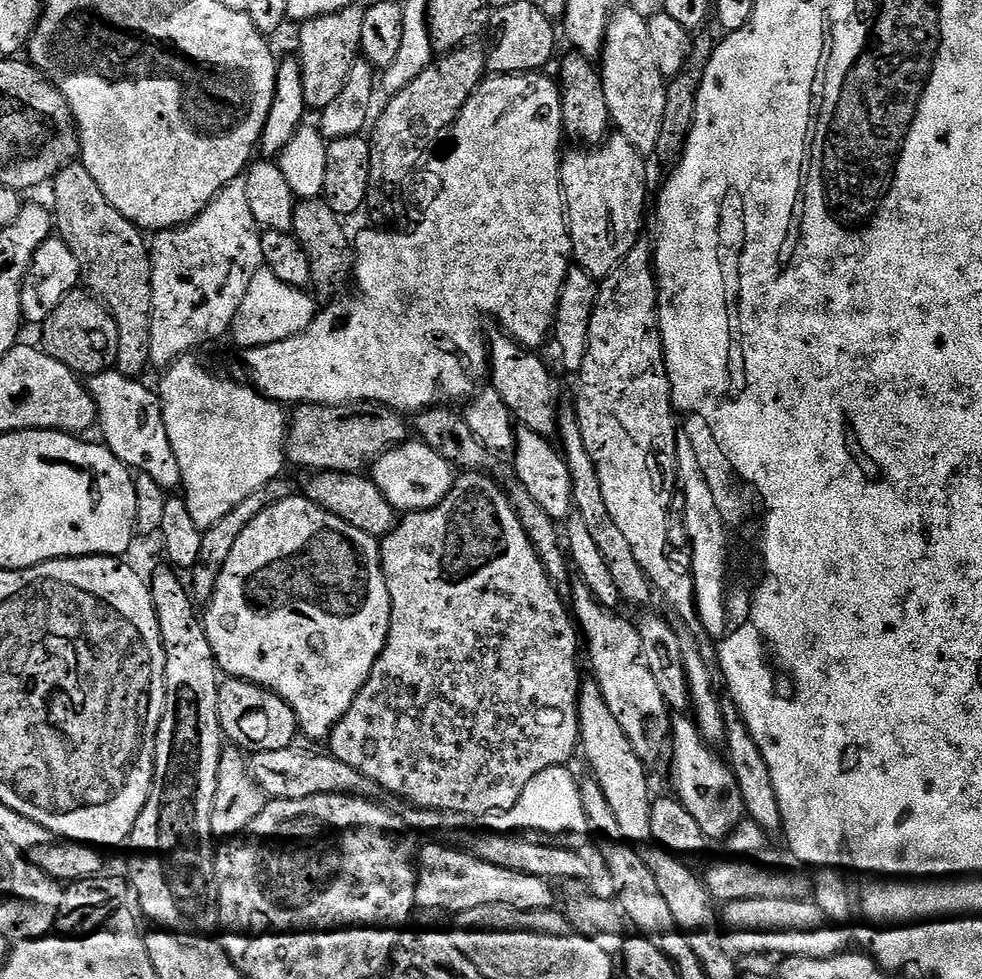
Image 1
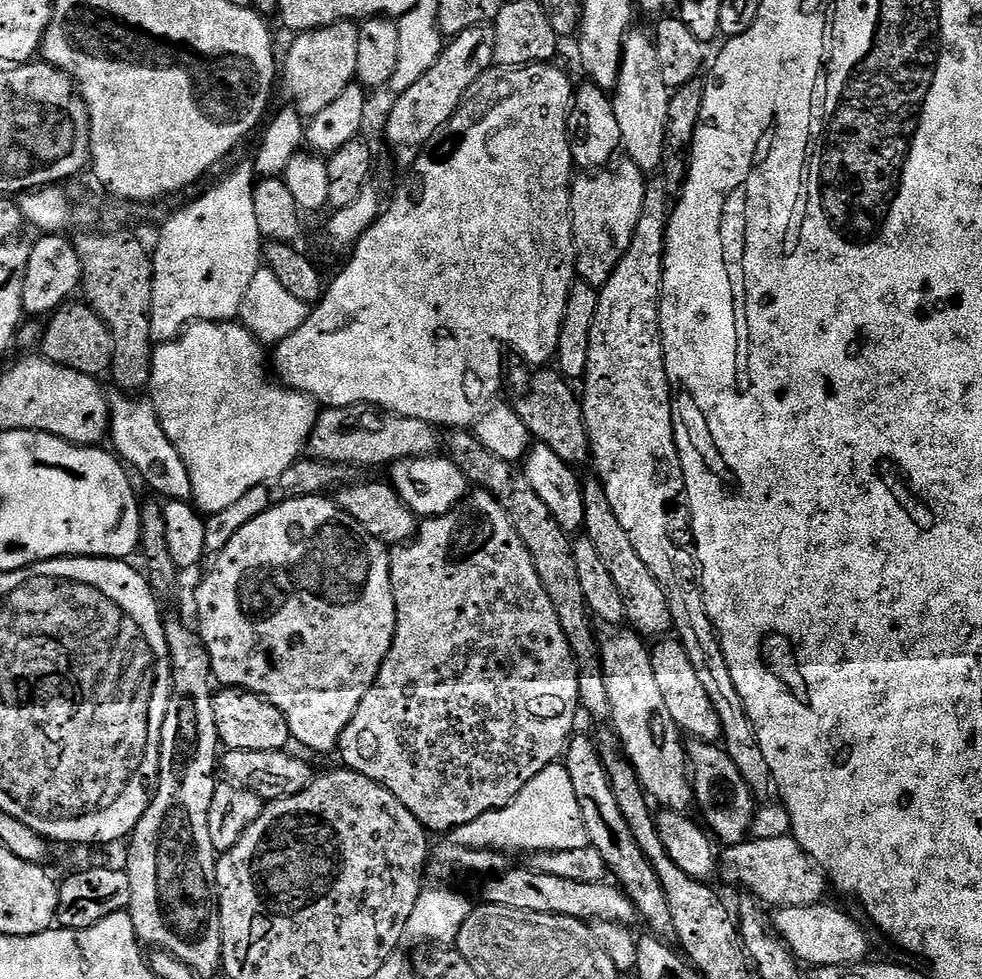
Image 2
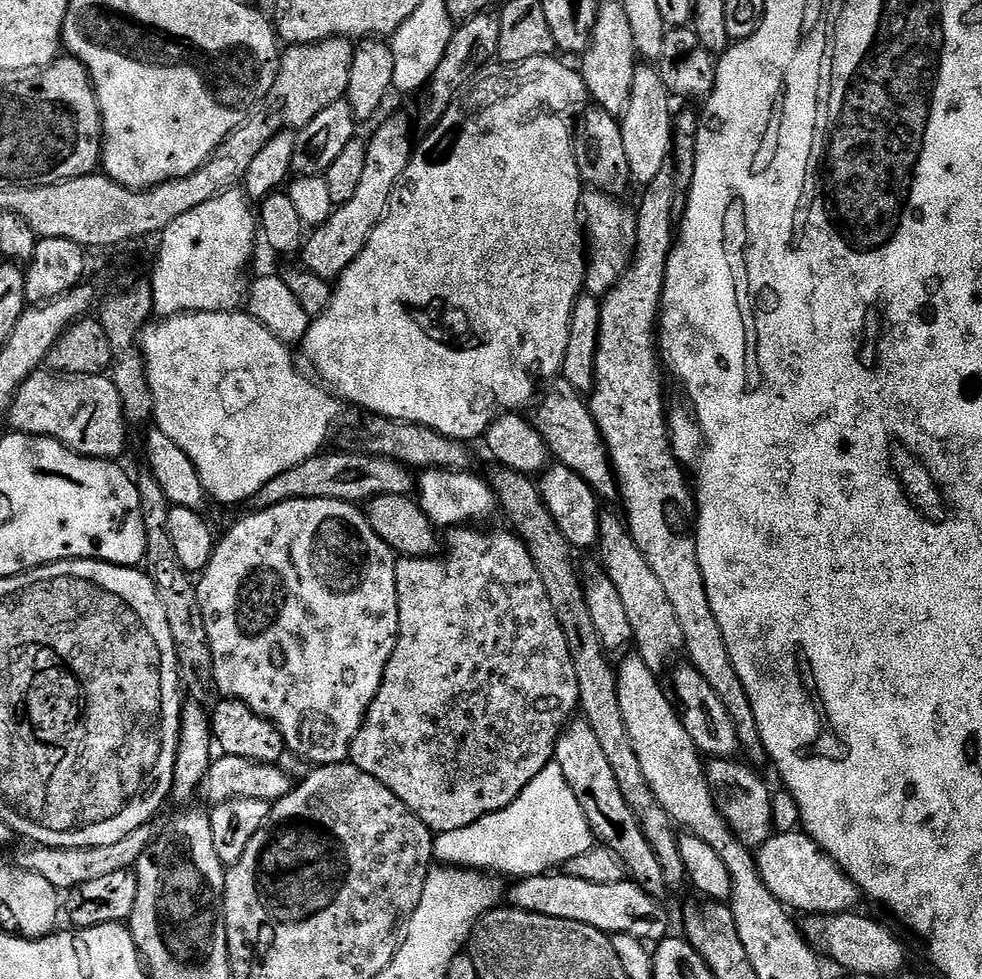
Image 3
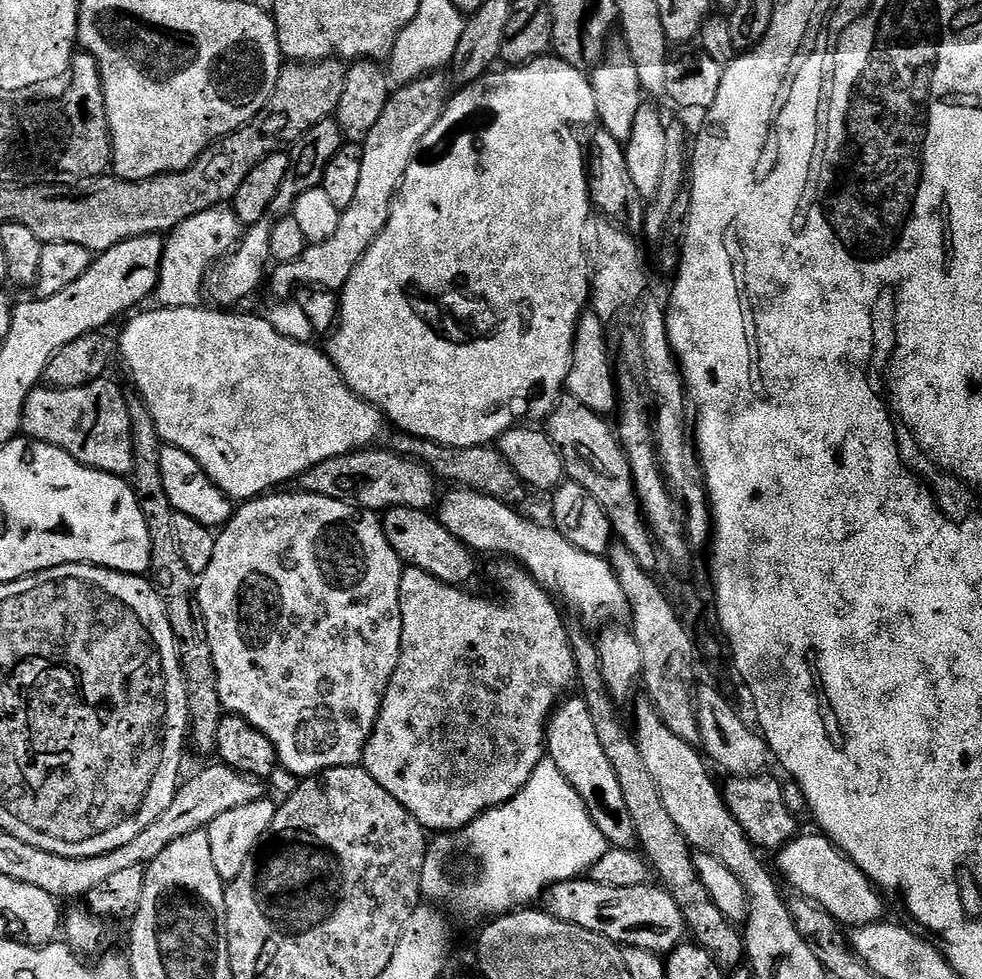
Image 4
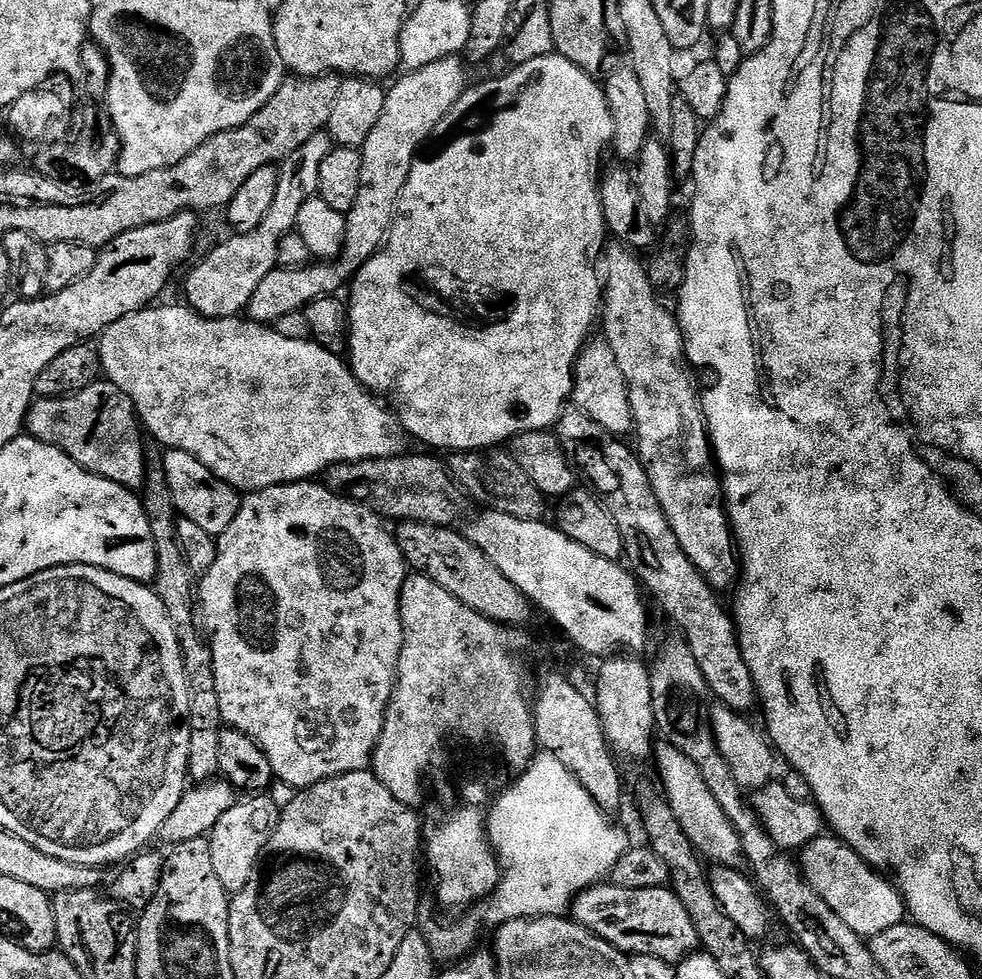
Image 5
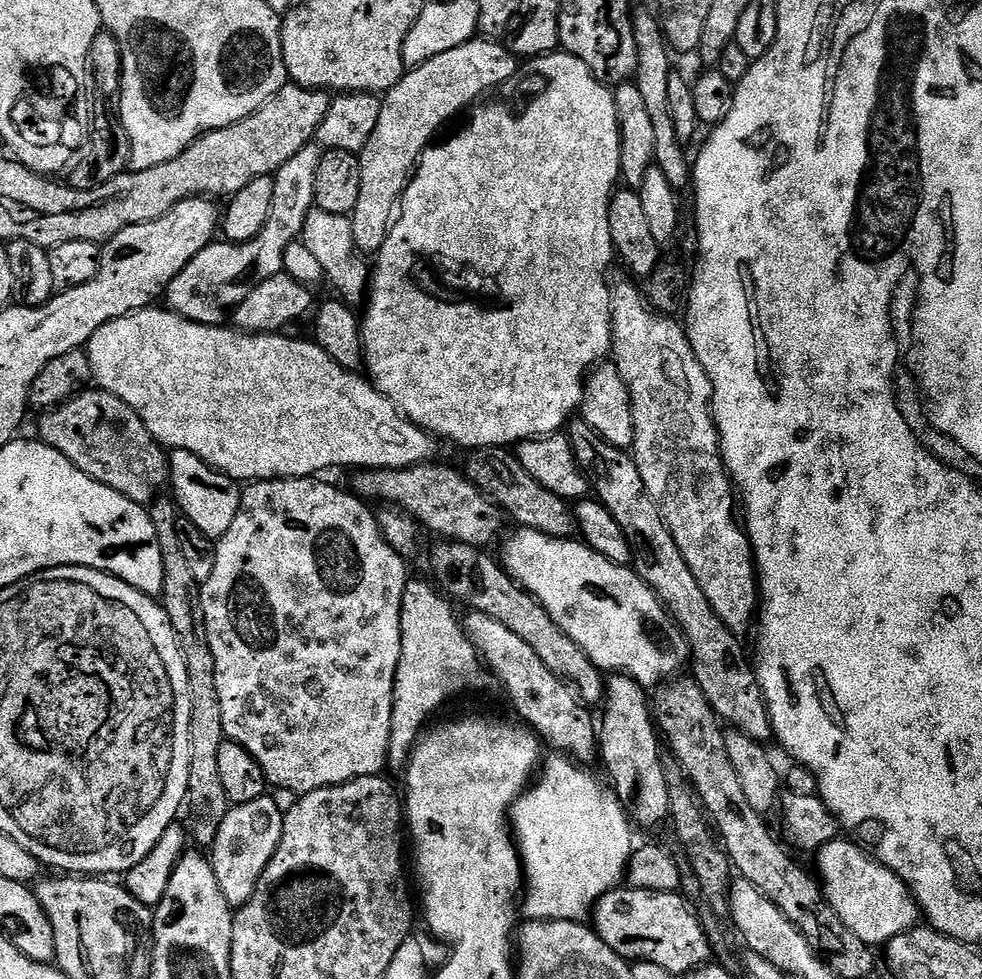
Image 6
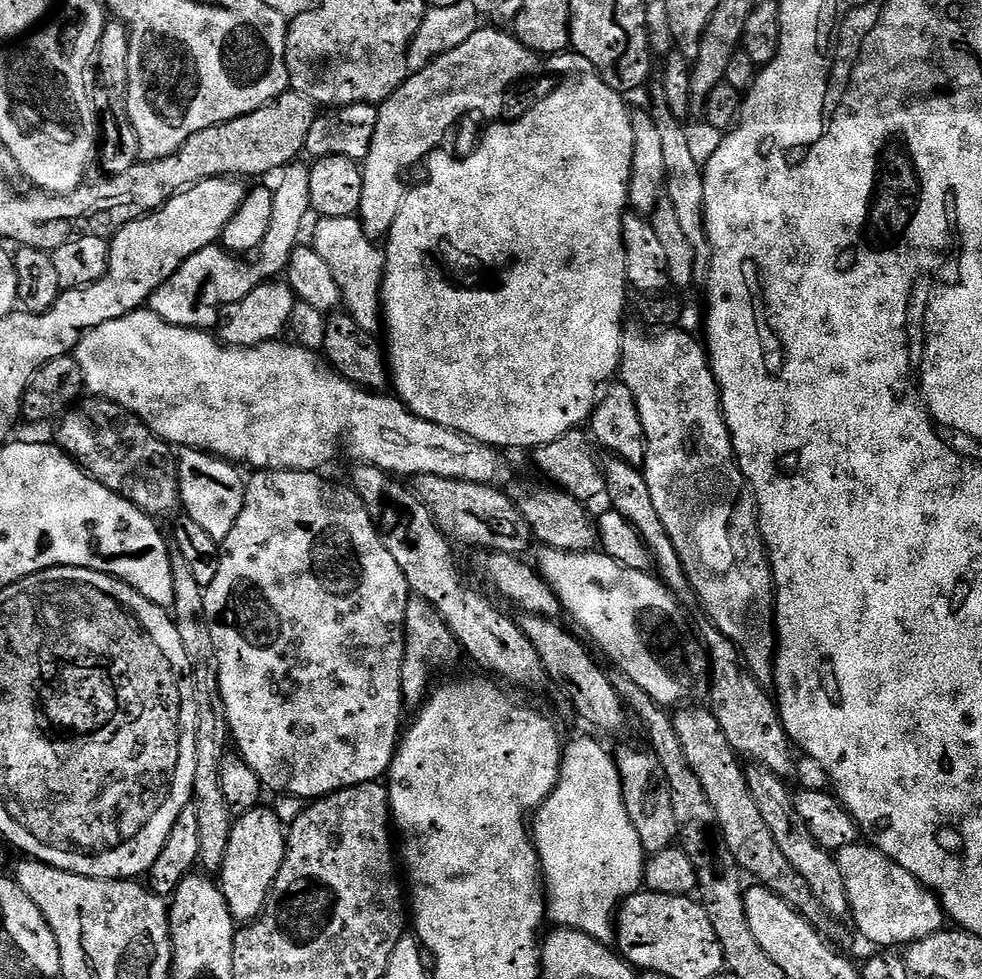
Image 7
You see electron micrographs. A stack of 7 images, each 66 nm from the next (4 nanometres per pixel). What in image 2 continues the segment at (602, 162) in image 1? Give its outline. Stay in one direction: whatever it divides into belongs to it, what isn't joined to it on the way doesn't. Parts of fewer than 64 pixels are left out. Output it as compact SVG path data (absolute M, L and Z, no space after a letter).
M627 158L621 159L611 170L580 174L573 179L572 233L576 243L576 274L583 283L598 290L603 288L608 276L622 262L626 250L630 250L638 218L642 218L645 187L646 174Z

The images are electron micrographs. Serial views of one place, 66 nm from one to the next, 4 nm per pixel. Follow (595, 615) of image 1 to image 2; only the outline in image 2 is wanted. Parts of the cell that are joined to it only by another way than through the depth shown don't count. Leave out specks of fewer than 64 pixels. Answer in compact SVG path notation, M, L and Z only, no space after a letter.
M624 630L609 631L612 633L600 640L601 666L612 707L610 724L616 727L622 751L634 766L649 797L657 805L660 803L661 809L687 813L688 807L693 807L694 793L685 741L680 741L680 728L670 716L654 678L652 653L645 637L635 630L620 631Z

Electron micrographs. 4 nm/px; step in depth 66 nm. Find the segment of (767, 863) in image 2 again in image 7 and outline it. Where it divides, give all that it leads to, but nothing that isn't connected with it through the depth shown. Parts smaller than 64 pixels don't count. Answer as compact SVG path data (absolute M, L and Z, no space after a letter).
M851 844L840 849L834 857L846 888L850 920L870 943L892 950L895 944L907 946L945 927L946 917L939 896L871 844Z

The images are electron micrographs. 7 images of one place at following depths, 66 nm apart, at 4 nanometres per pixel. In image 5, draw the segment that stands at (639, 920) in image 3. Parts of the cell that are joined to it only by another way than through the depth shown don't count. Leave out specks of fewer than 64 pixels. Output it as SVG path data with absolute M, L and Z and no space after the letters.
M599 882L578 893L570 909L571 919L632 956L653 956L679 962L697 951L700 939L671 887L650 890L622 890L610 882Z

